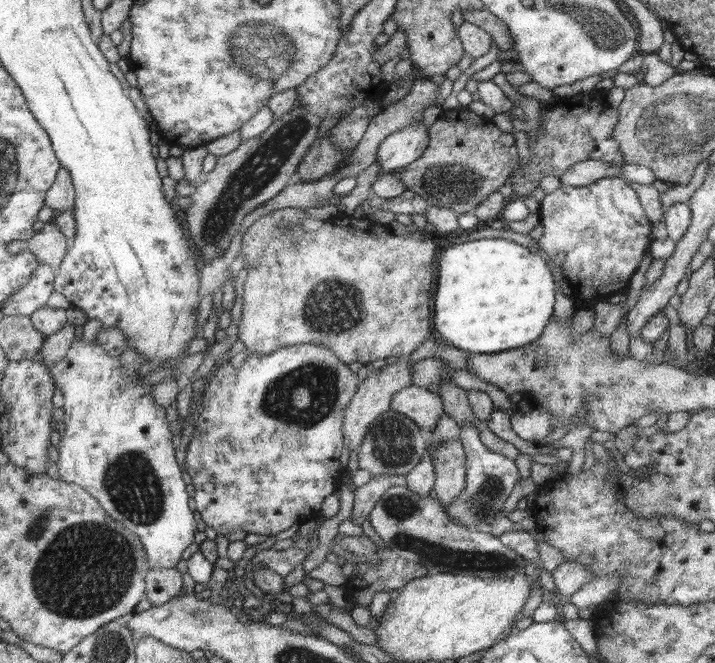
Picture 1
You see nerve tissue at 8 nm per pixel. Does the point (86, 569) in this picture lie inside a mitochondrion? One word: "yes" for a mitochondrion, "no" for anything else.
yes

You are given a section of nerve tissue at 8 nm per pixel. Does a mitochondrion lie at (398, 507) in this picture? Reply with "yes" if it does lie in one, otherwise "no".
yes

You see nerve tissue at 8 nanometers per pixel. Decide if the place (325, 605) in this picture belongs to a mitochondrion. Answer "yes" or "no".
no

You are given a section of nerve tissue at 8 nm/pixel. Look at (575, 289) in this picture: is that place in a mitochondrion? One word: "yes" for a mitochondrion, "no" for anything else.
no

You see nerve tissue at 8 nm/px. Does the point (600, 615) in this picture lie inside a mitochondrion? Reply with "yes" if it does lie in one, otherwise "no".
no

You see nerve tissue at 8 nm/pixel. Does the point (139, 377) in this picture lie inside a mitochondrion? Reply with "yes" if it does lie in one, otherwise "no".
no

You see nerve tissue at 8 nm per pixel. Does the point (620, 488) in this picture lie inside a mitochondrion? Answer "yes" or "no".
no

